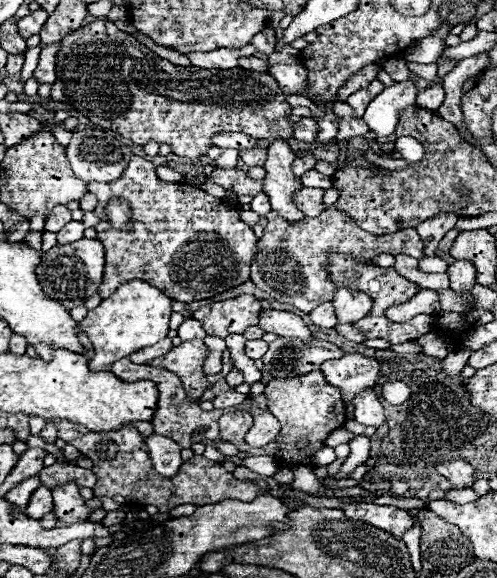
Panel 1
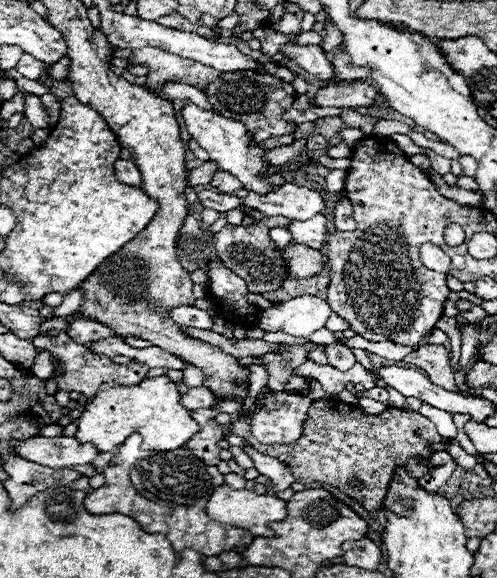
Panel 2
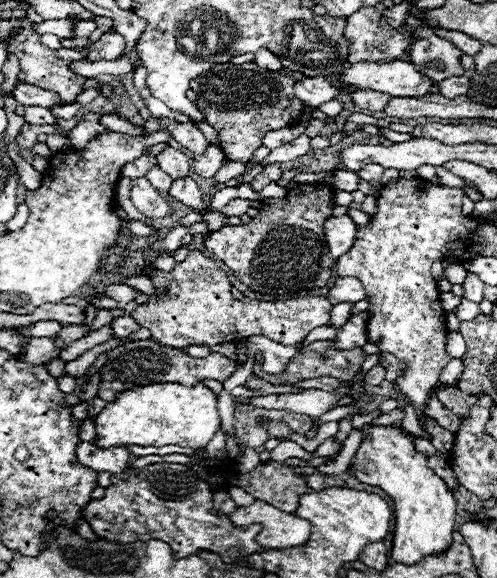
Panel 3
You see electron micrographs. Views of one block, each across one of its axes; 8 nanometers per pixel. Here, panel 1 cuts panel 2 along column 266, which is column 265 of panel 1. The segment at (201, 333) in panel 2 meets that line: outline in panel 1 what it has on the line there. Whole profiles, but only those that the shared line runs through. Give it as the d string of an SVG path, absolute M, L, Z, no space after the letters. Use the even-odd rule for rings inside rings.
M248 340L246 346L244 346L246 354L252 358L252 360L260 360L262 354L266 354L268 350L268 344L264 340Z

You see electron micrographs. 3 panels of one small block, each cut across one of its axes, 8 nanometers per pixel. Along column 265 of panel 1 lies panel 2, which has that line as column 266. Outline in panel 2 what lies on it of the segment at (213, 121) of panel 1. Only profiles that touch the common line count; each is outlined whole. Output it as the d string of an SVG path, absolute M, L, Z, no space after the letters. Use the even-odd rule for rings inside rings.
M256 70L222 72L222 76L210 82L202 92L208 96L208 102L212 104L216 114L242 122L246 130L252 134L252 140L256 142L296 132L296 126L282 118L282 114L294 104L296 92L292 84L286 84L266 72Z

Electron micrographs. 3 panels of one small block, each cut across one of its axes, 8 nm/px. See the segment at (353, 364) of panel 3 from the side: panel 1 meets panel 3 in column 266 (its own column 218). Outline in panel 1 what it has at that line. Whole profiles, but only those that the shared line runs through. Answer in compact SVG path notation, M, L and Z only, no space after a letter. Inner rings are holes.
M192 340L192 342L182 342L180 346L174 346L174 350L170 350L170 354L164 354L162 358L154 358L154 362L148 362L148 364L174 372L184 384L188 402L198 402L200 396L208 388L212 388L218 380L222 380L234 368L230 350L226 350L224 360L222 360L222 364L224 364L222 372L216 376L204 376L202 364L206 360L206 354L208 354L208 348L204 346L204 342Z

